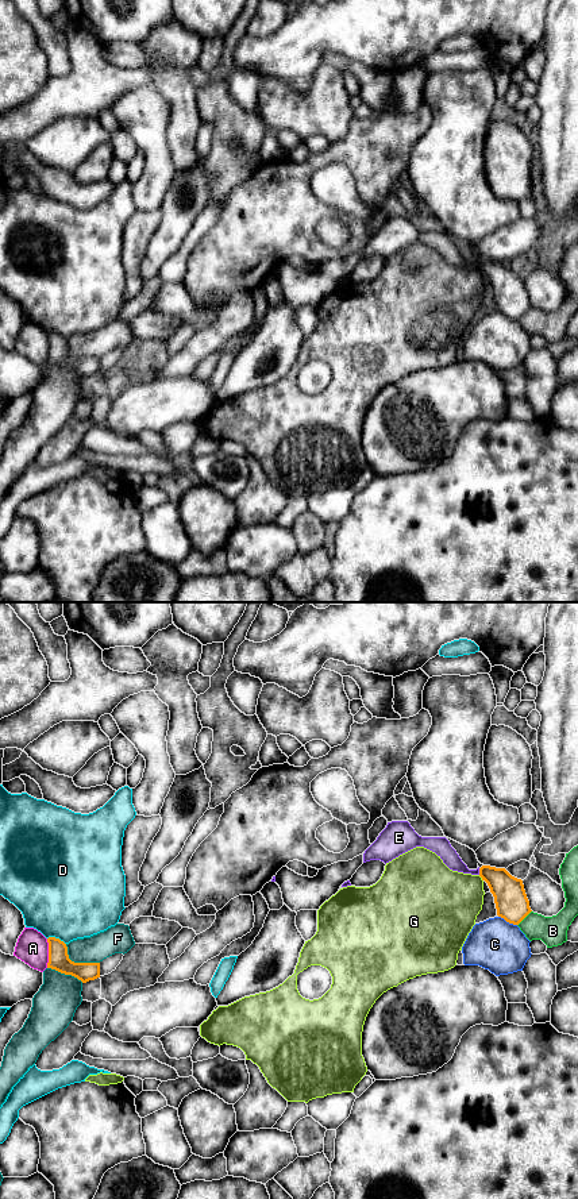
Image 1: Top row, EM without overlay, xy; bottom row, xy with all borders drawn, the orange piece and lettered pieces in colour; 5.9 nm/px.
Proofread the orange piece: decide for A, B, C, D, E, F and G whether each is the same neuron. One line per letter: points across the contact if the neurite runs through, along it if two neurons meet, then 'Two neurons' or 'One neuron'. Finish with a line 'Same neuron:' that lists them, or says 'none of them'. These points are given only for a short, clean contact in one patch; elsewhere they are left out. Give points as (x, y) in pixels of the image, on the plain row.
A: Two neurons
B: Two neurons
C: Two neurons
D: Two neurons
E: Path across: xy (511, 295), (480, 266), (465, 265), (447, 249). One neuron
F: Two neurons
G: Two neurons
Same neuron: E

